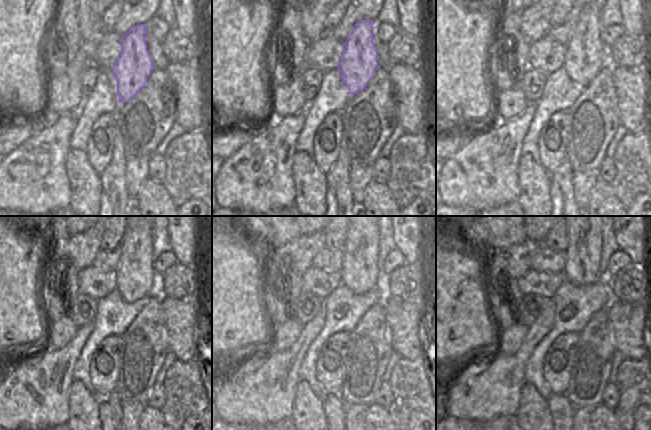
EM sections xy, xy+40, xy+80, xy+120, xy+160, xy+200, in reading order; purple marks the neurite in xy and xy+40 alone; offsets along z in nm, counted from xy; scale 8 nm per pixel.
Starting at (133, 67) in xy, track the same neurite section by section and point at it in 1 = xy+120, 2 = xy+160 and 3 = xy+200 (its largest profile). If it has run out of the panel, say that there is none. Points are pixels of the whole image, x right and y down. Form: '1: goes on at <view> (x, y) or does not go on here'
1: goes on at xy+120 (136, 277)
2: goes on at xy+160 (359, 272)
3: goes on at xy+200 (583, 253)

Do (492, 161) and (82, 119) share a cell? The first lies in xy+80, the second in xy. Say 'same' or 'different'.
different

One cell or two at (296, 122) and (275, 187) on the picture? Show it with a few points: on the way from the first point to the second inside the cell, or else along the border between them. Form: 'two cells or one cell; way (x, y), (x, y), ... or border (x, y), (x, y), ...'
one cell; way (280, 138), (277, 141), (277, 165), (275, 171)

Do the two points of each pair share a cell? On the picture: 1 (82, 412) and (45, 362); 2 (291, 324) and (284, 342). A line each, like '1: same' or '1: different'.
1: different
2: same

